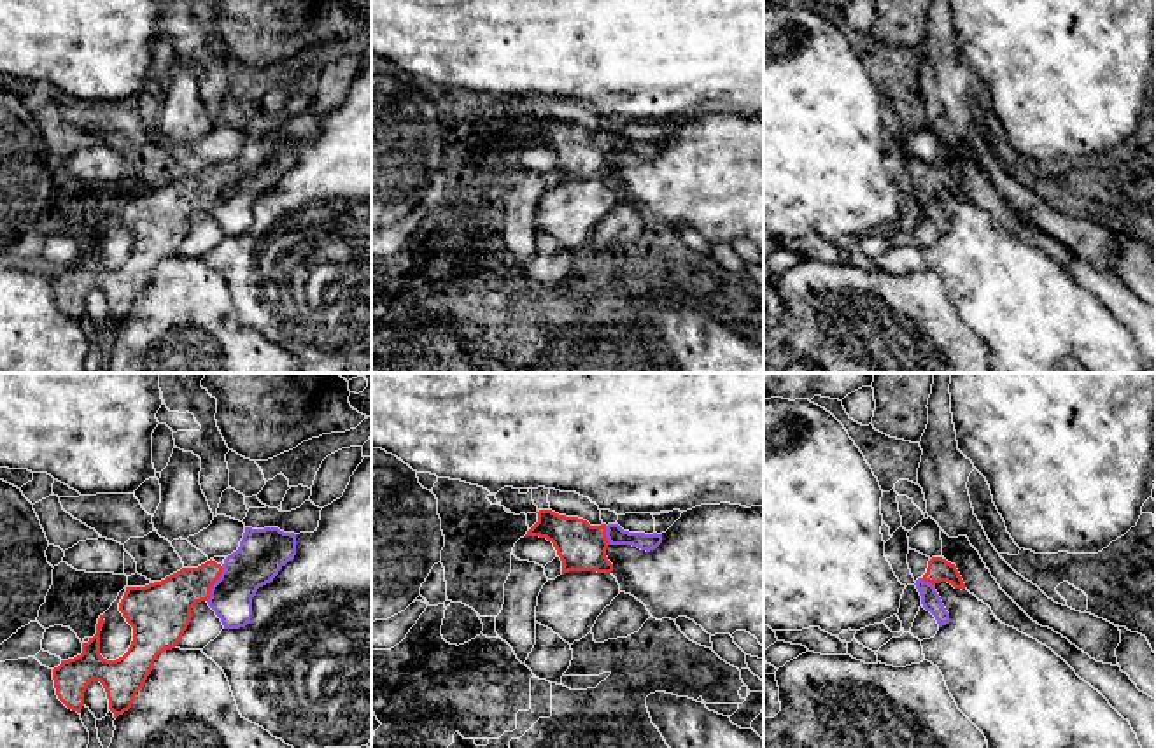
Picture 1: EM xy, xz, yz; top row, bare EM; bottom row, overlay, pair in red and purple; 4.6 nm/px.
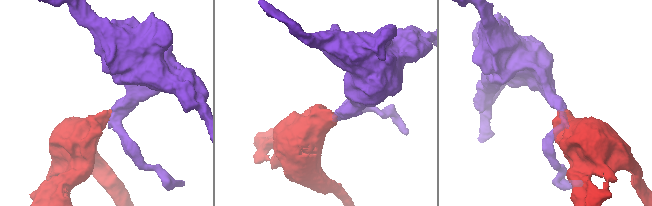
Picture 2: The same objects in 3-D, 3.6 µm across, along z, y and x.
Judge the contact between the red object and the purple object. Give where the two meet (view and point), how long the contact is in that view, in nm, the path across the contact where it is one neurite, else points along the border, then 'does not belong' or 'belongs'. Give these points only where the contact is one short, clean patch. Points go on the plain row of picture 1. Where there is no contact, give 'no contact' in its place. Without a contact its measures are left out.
meets red in xy at (214, 190); contact 180 nm long; runs through xy (165, 212), (190, 193), (214, 190), (235, 190), (260, 165); belongs

